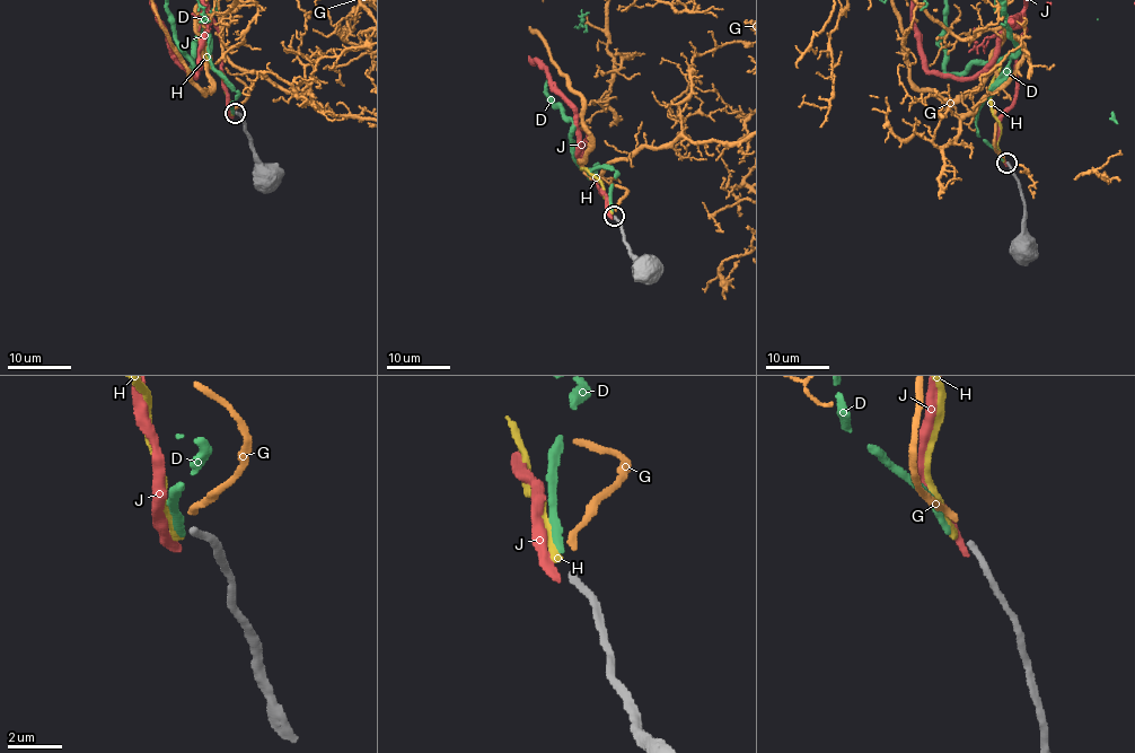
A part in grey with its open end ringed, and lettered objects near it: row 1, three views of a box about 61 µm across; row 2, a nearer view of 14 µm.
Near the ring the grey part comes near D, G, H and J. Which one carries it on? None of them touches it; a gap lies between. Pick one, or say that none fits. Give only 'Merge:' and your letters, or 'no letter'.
Merge: H

